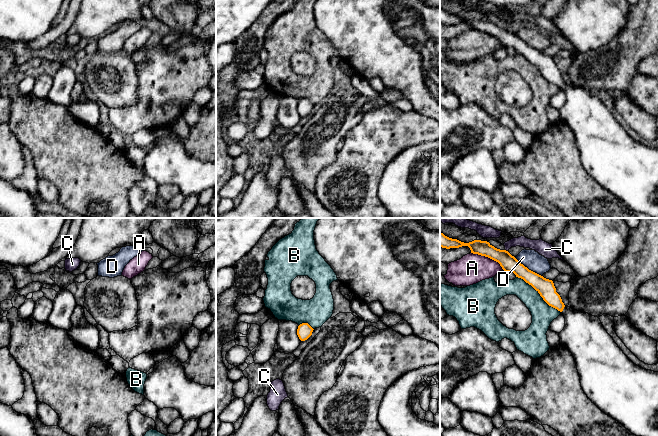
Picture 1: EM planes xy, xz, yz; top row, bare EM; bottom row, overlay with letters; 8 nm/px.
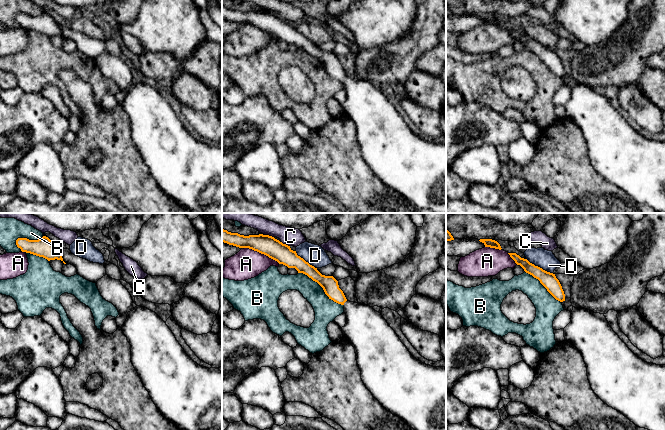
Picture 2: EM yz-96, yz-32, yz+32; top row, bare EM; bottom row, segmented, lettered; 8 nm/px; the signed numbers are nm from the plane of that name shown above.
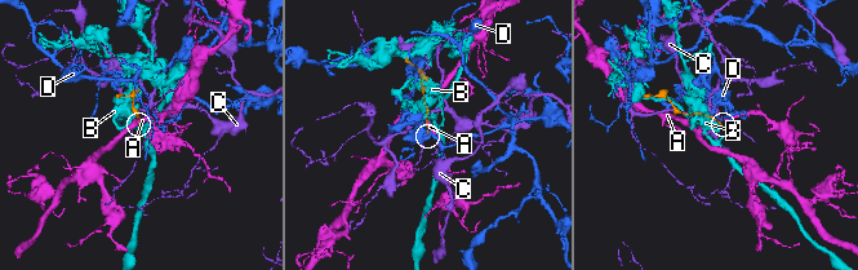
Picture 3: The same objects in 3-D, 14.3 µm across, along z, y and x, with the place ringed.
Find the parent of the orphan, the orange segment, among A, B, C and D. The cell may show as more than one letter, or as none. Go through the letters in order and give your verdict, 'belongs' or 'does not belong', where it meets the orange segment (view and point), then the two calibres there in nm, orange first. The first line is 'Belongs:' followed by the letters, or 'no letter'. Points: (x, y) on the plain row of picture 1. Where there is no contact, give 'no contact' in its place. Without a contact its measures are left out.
Belongs: no letter
A: does not belong; contact yz (488, 33); calibres 140 and 240 nm
B: does not belong; contact yz (539, 69); calibres 140 and 180 nm
C: does not belong; contact yz (505, 26); calibres 140 and 90 nm
D: does not belong; contact yz (527, 44); calibres 140 and 150 nm

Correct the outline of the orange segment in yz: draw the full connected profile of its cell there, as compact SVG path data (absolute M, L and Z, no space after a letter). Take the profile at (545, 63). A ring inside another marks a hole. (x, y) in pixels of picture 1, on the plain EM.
M440 8L440 23L450 25L462 22L468 22L473 30L498 38L506 49L513 48L516 53L523 55L549 82L560 87L565 94L565 103L559 109L560 120L574 133L584 169L602 188L618 197L632 210L658 218L658 148L635 141L607 109L598 93L565 82L552 56L529 46L508 27L497 25L487 17L464 19Z

